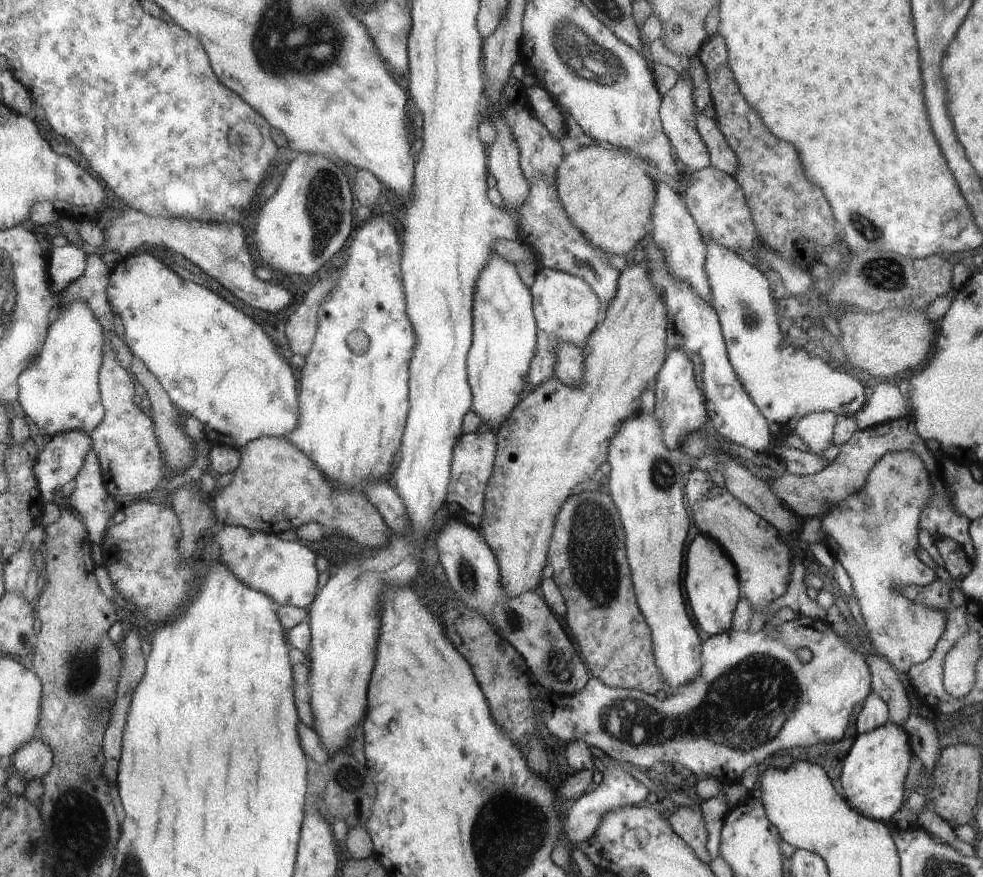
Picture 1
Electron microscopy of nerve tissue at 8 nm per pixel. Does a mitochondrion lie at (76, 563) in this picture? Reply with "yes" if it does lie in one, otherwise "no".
no

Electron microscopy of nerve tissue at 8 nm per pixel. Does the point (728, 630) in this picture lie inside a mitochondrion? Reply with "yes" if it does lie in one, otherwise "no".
no

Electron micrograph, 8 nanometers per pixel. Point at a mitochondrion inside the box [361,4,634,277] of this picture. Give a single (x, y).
(582, 54)

